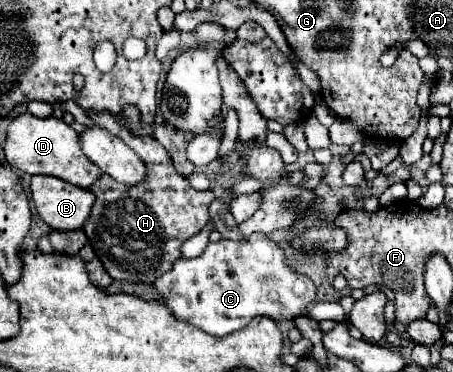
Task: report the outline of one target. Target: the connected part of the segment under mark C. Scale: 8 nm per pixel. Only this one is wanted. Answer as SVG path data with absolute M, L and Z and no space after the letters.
M253 233L243 243L227 239L209 243L201 255L175 261L171 271L155 281L155 287L177 319L189 321L217 337L243 329L257 315L291 321L307 313L309 303L315 299L313 281L289 269L283 249L263 233Z

